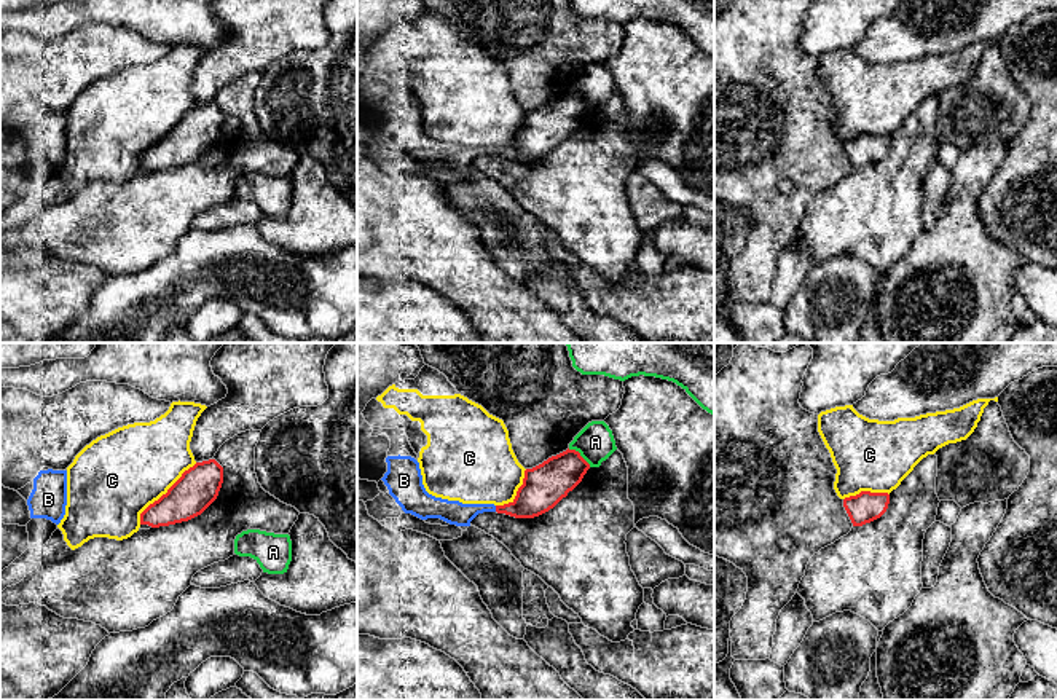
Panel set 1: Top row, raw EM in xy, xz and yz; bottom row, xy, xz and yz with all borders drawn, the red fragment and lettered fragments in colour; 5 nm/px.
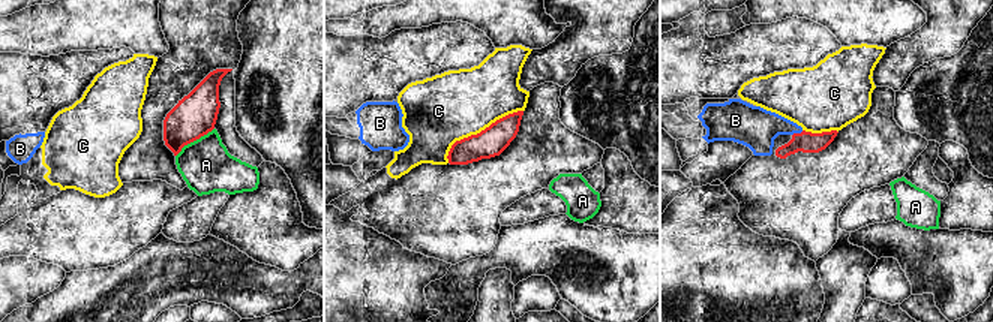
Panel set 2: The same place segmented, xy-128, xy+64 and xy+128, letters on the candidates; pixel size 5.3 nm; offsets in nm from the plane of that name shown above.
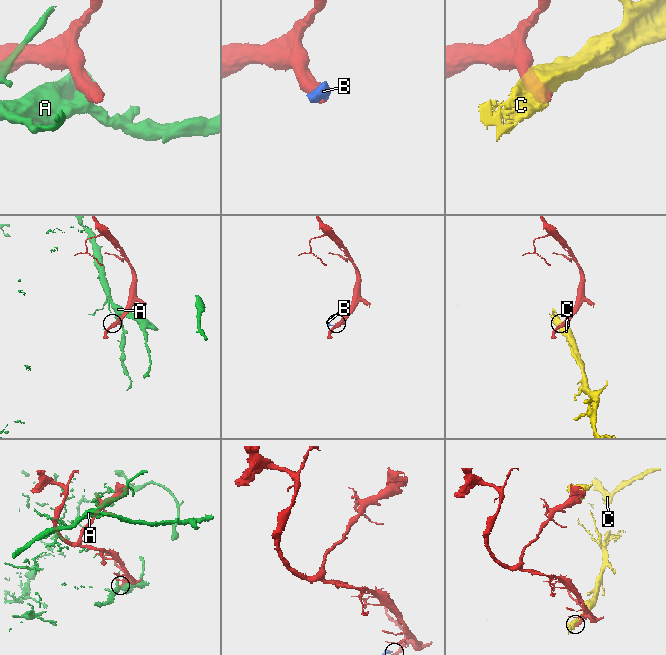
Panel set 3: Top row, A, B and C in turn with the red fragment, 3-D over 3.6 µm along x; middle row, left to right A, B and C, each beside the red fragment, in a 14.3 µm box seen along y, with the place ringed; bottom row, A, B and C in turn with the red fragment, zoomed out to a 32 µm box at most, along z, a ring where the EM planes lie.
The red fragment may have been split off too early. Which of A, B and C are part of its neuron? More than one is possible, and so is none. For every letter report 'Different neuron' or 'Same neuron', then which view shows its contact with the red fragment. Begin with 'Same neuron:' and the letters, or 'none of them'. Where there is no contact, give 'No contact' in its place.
Same neuron: B
A: Different neuron. Touches red in xz
B: Same neuron. Touches red in xz
C: Different neuron. Touches red in xy

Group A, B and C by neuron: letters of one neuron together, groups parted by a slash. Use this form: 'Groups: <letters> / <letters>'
Groups: A / B / C

